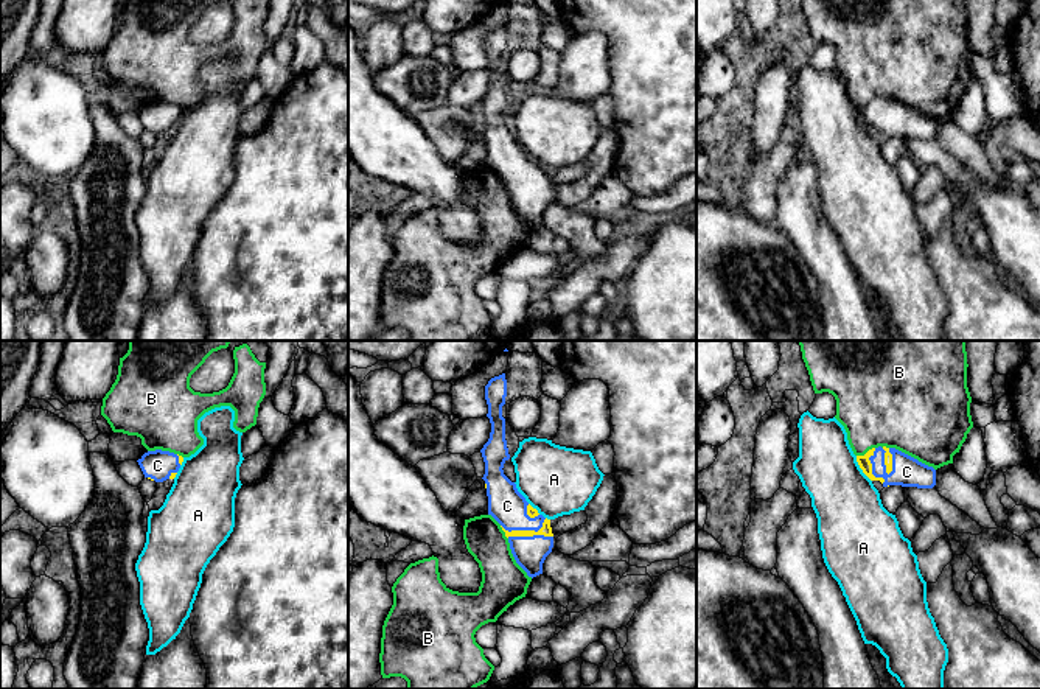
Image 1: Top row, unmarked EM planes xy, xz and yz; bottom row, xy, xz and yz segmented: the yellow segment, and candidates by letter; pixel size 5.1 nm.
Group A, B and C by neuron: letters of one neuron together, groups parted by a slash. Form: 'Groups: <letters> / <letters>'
Groups: A / B / C

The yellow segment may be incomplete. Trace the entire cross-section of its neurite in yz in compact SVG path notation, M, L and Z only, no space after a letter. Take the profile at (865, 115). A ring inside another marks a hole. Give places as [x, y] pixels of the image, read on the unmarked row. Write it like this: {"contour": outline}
{"contour": "M872 100L864 107L857 107L857 114L871 132L880 132L883 138L933 140L936 137L936 121L933 118L895 100Z"}

